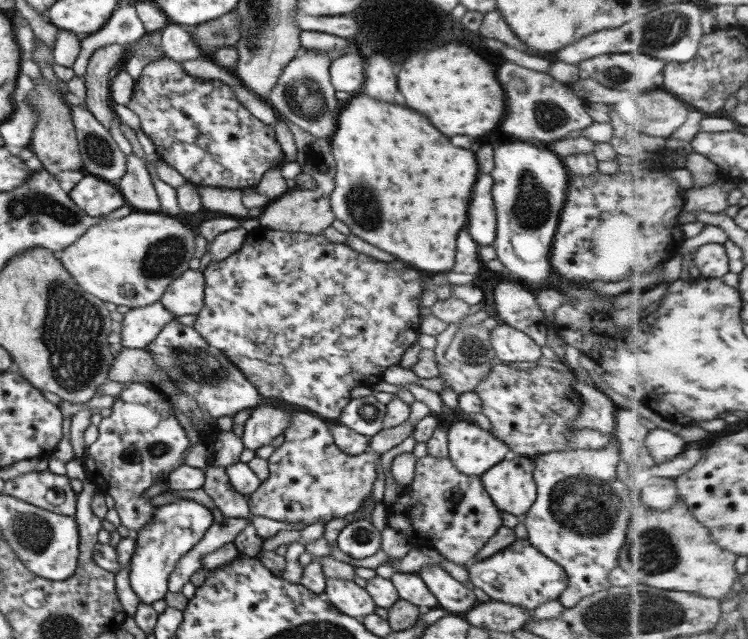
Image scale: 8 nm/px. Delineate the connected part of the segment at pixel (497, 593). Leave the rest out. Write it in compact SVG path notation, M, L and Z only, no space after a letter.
M528 539L516 540L500 552L477 560L469 565L467 571L472 584L486 592L491 600L515 604L532 611L548 600L558 599L567 587L564 568L544 556Z

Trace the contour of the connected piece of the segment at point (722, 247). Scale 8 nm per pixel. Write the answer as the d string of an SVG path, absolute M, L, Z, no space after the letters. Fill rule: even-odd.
M713 242L701 246L695 253L694 262L701 271L701 276L723 278L731 271L731 257L727 245Z

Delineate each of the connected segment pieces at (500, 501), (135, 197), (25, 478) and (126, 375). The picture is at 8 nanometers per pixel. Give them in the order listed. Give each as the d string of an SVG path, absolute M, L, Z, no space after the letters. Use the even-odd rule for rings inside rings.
M510 455L479 476L502 514L509 513L521 519L534 505L537 497L534 465L534 458Z
M137 154L128 155L126 174L115 185L134 209L150 213L160 212L161 202L144 164Z
M48 469L6 480L2 492L37 508L75 517L77 494L73 491L69 478Z
M124 347L120 352L114 352L115 358L110 365L107 380L112 382L130 382L134 376L148 376L148 374L166 374L169 372L160 368L150 351Z

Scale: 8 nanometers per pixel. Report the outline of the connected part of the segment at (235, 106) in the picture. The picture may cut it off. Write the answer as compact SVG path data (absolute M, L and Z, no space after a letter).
M166 57L147 64L142 76L135 80L133 91L127 108L139 117L141 129L154 142L157 155L194 186L256 187L266 172L281 167L287 161L276 138L275 126L266 125L250 114L230 86L220 80L202 80L188 76L180 63Z

